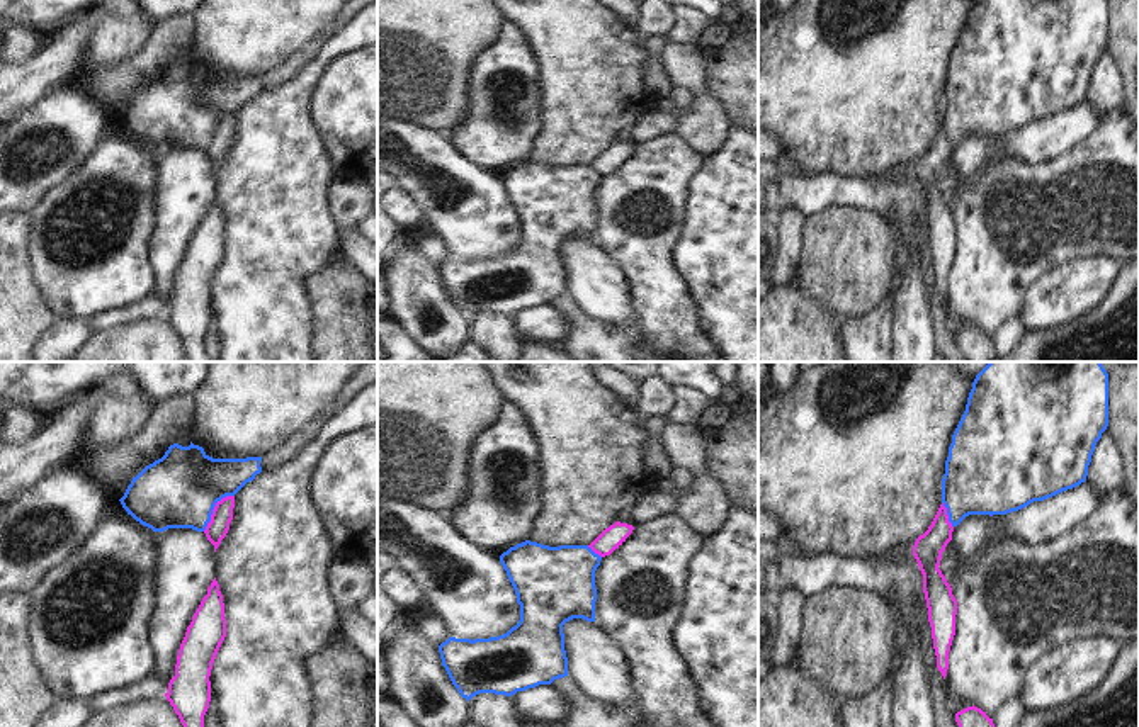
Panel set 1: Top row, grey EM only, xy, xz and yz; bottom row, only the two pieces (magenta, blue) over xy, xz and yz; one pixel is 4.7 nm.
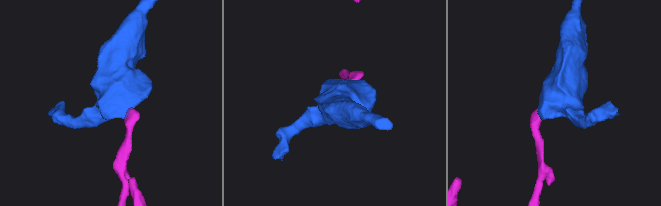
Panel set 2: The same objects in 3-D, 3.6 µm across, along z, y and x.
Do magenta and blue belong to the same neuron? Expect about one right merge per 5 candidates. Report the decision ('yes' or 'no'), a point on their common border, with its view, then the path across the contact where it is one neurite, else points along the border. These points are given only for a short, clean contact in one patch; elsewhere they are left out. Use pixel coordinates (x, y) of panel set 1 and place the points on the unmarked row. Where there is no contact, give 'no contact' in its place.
no; contact xy (215, 128); border xy (233, 114), (226, 114), (216, 123), (211, 140), (203, 150)

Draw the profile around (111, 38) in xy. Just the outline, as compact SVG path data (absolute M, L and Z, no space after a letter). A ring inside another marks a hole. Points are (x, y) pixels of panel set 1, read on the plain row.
M141 12L129 17L105 17L88 34L88 56L95 61L116 61L129 56L144 42L153 25L155 20Z

